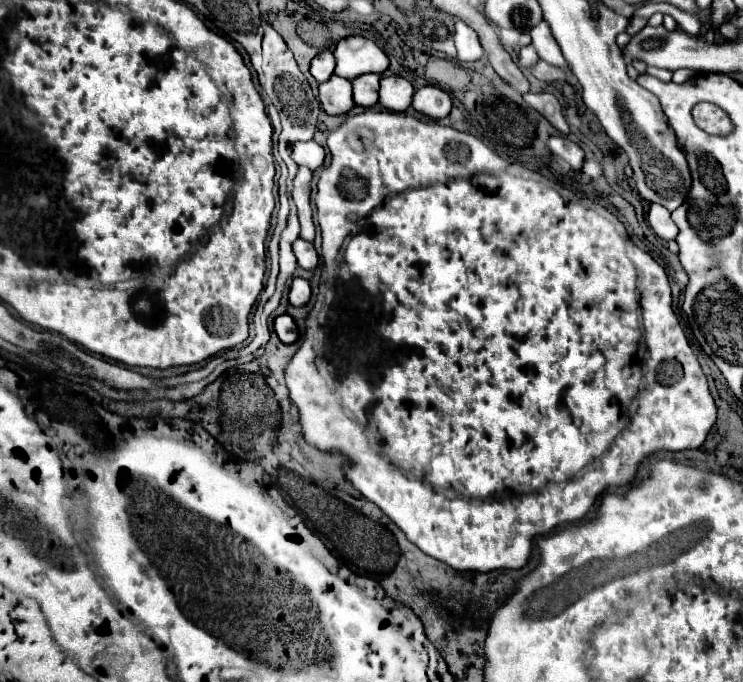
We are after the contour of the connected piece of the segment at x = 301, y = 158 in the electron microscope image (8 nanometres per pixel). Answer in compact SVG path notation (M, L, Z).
M314 140L296 142L292 146L292 160L298 166L308 166L310 170L316 170L324 162L324 148L320 144L316 144Z

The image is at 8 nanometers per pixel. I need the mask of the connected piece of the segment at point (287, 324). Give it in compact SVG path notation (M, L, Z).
M288 314L276 316L276 320L274 320L274 330L276 330L278 338L280 338L284 344L292 344L292 342L298 340L296 324L294 324L294 320L292 320Z

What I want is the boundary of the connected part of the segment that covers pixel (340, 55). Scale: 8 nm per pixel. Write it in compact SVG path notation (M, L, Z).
M348 36L342 38L334 50L336 74L342 78L356 78L368 72L382 74L388 68L388 56L368 38Z

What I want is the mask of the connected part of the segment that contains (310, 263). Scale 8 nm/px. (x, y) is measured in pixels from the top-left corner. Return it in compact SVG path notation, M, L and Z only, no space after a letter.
M298 238L294 242L294 254L298 258L298 266L302 266L304 270L314 270L318 266L318 252L312 242Z

